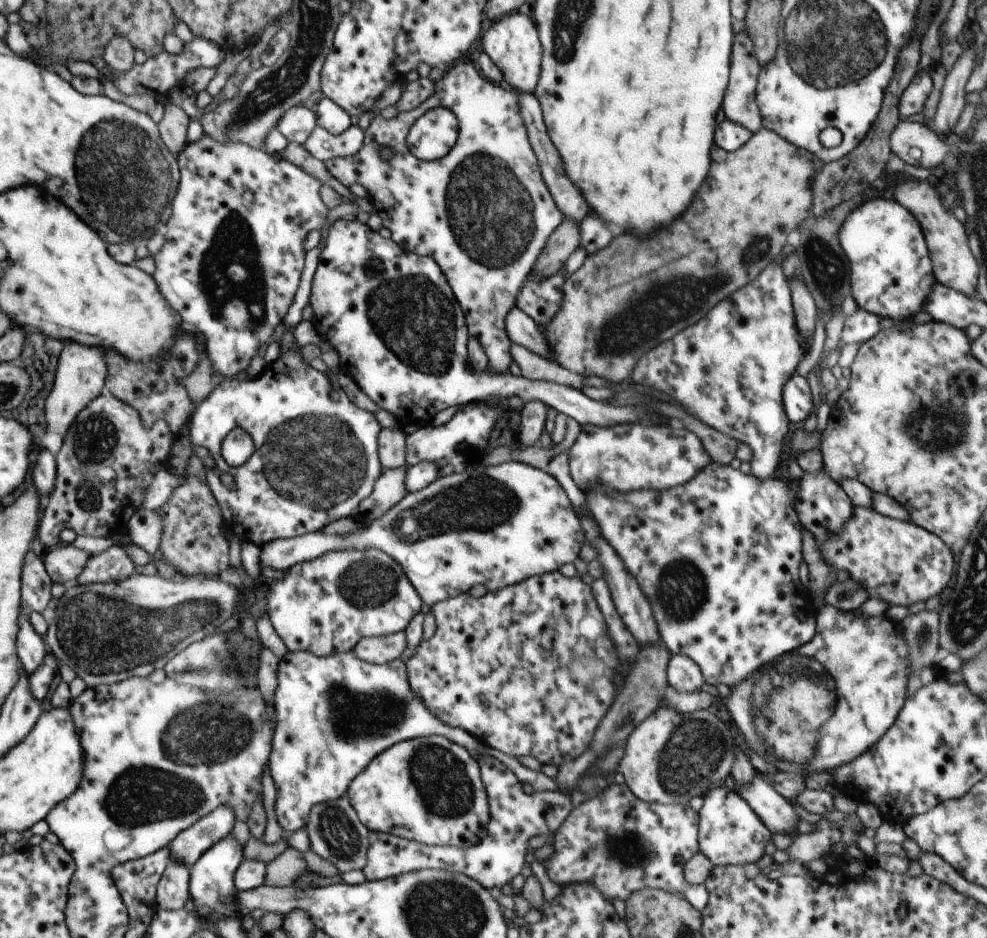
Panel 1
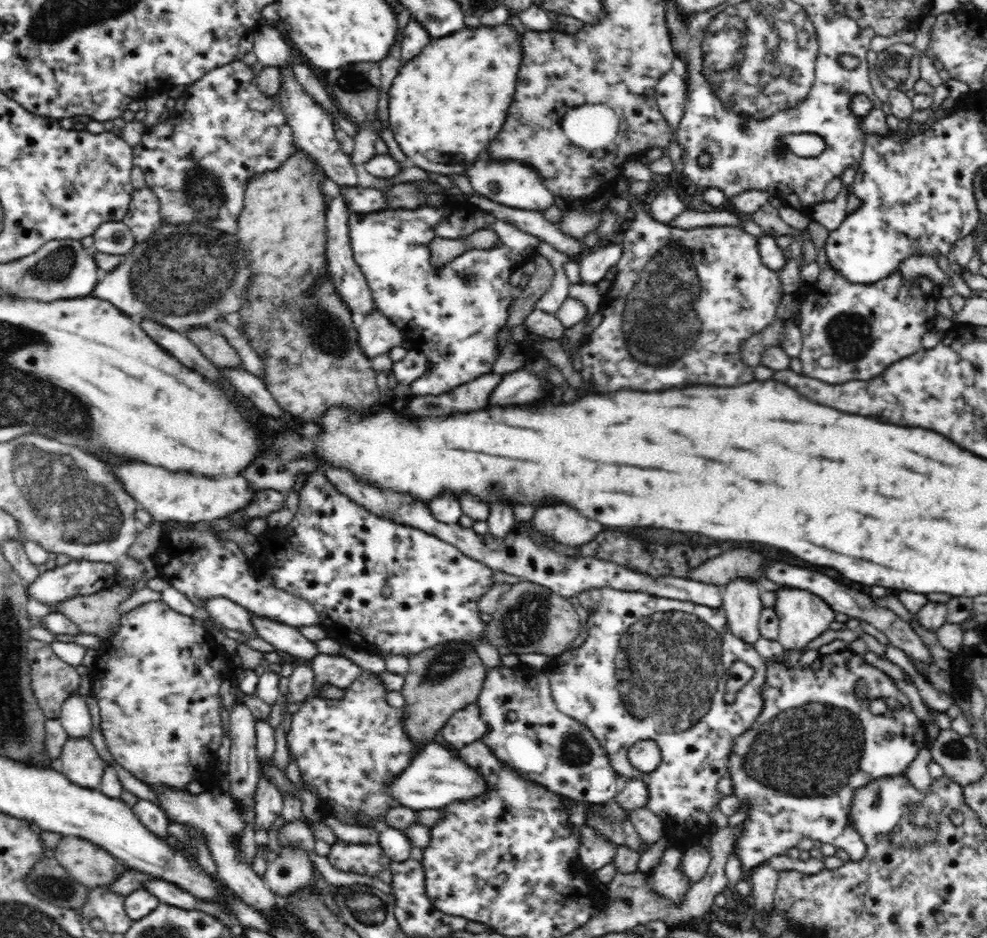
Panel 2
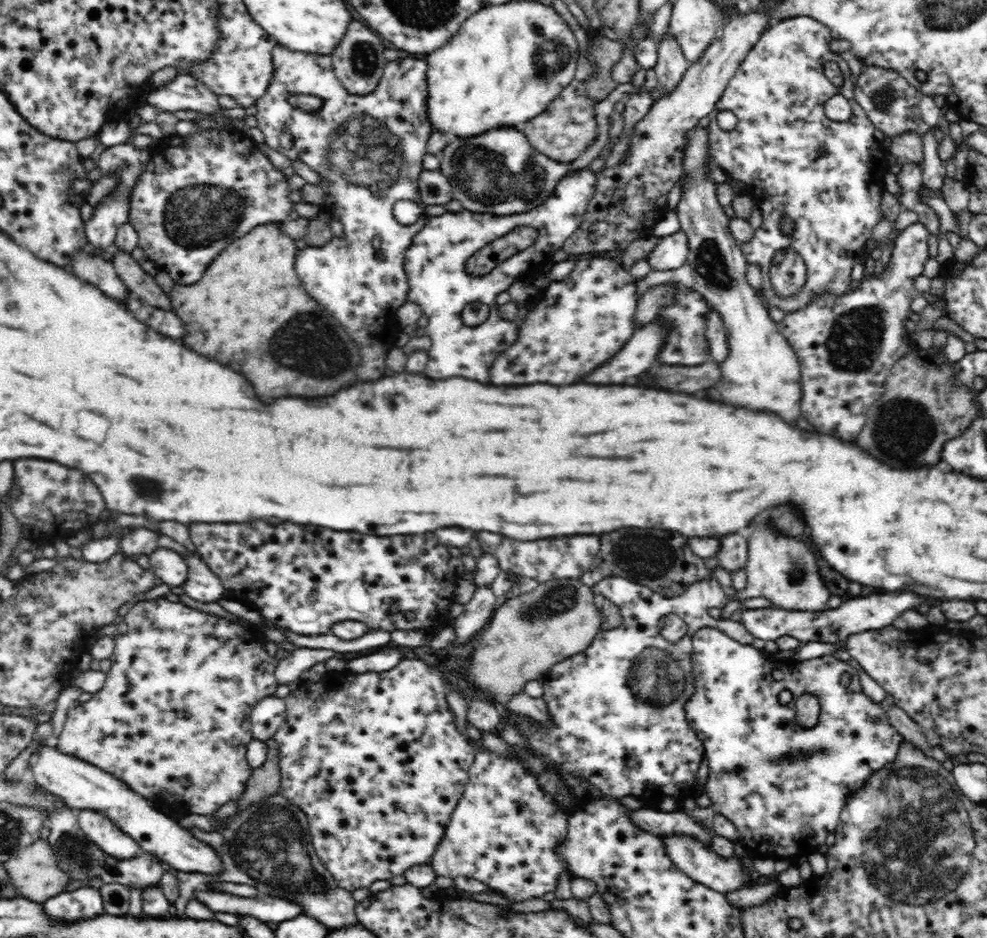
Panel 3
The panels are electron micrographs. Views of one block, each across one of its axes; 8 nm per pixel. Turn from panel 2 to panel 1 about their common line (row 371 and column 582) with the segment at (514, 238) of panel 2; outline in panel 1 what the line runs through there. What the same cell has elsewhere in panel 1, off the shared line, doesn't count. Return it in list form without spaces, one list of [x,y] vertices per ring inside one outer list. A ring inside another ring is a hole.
[[[622,423],[622,426],[618,424],[618,426],[612,425],[604,428],[602,428],[602,426],[590,426],[590,424],[584,424],[584,426],[581,427],[580,439],[573,444],[568,454],[572,480],[576,482],[576,486],[578,486],[583,493],[588,492],[588,490],[594,490],[598,484],[604,486],[604,488],[608,488],[608,490],[618,490],[618,492],[630,492],[630,490],[666,490],[687,483],[688,480],[694,478],[705,466],[712,463],[712,458],[708,456],[708,452],[703,450],[701,440],[696,434],[688,430],[670,430],[668,426],[646,426],[646,424],[644,424],[644,426],[642,426],[642,424],[632,424],[632,426],[628,426],[628,424],[624,423]]]

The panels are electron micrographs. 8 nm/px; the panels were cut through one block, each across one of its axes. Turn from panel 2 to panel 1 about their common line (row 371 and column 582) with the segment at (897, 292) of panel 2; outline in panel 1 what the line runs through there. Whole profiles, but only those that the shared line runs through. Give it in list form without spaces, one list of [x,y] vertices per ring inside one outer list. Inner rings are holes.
[[[613,783],[602,794],[581,802],[555,832],[554,854],[544,868],[548,878],[560,887],[568,884],[592,884],[608,902],[620,898],[626,901],[632,892],[644,888],[660,888],[682,894],[689,885],[684,876],[684,865],[699,852],[698,813],[682,804],[649,803],[636,798],[628,785]]]

